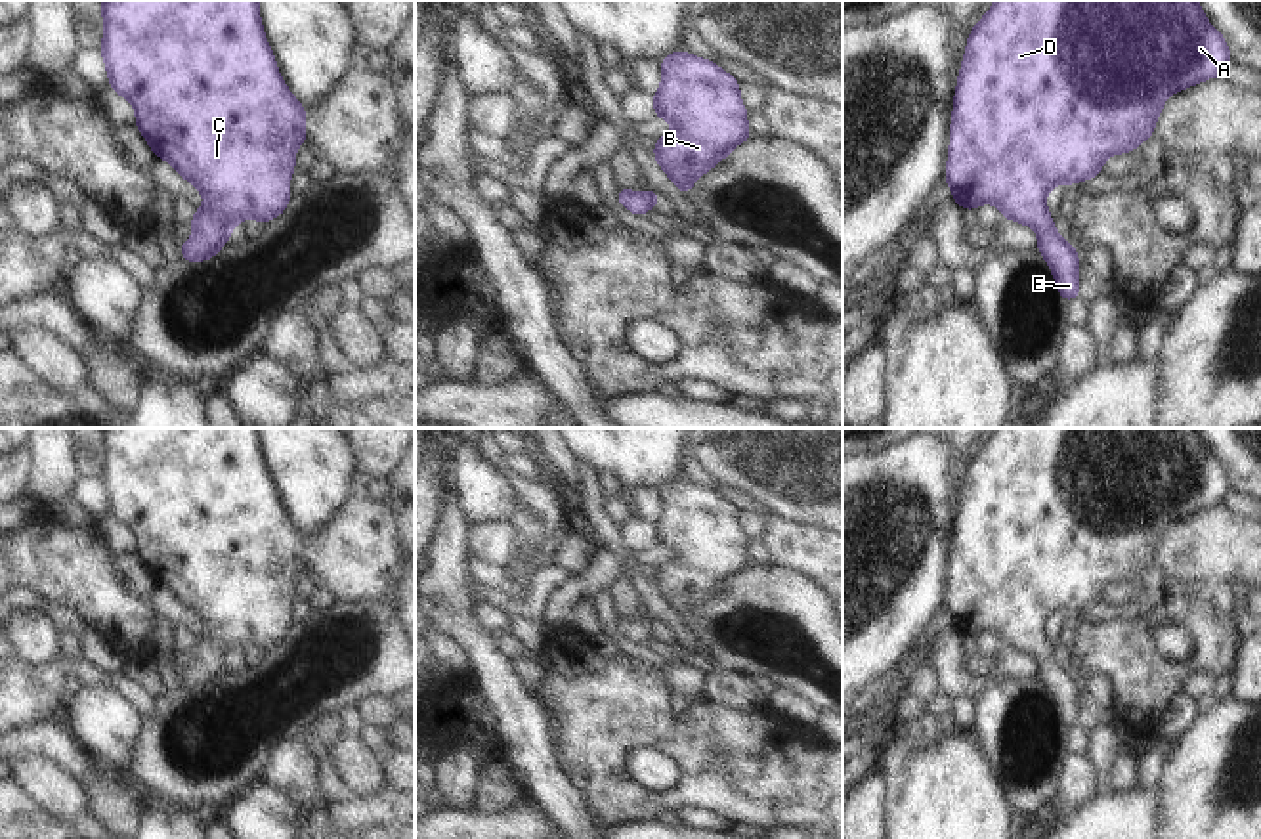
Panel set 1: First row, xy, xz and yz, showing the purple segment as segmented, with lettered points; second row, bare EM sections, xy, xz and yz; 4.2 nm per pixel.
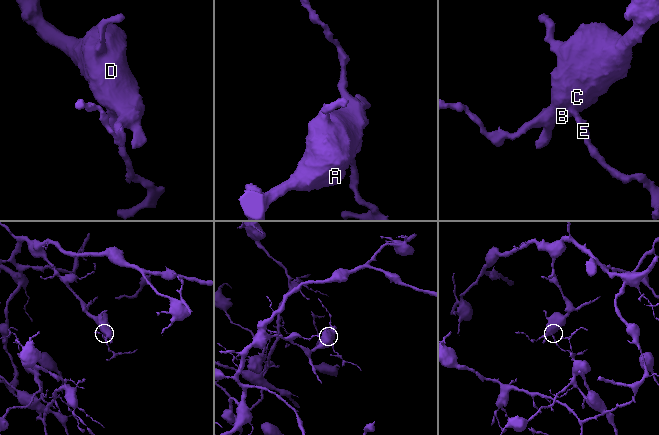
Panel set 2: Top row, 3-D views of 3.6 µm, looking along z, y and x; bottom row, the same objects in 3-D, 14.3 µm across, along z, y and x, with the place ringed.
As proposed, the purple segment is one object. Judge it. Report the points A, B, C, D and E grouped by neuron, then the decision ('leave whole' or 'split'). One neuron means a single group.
A B C D E; leave whole

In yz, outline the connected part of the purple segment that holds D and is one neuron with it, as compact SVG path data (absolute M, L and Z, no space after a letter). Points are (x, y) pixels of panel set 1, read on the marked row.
M994 0L992 10L971 31L965 48L963 65L953 101L953 120L950 128L950 157L946 162L946 183L951 187L953 201L965 210L992 203L1001 210L1003 218L1032 226L1037 231L1037 248L1047 260L1060 296L1066 300L1079 294L1079 260L1076 248L1064 241L1049 216L1045 197L1057 183L1070 185L1085 182L1102 172L1102 162L1114 153L1131 153L1141 141L1152 136L1156 117L1164 101L1183 88L1204 82L1211 76L1223 76L1232 65L1227 42L1215 31L1200 10L1198 0Z

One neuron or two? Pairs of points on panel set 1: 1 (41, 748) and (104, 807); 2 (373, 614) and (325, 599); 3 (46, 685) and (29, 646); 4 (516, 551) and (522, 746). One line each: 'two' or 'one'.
1: one
2: two
3: two
4: two

